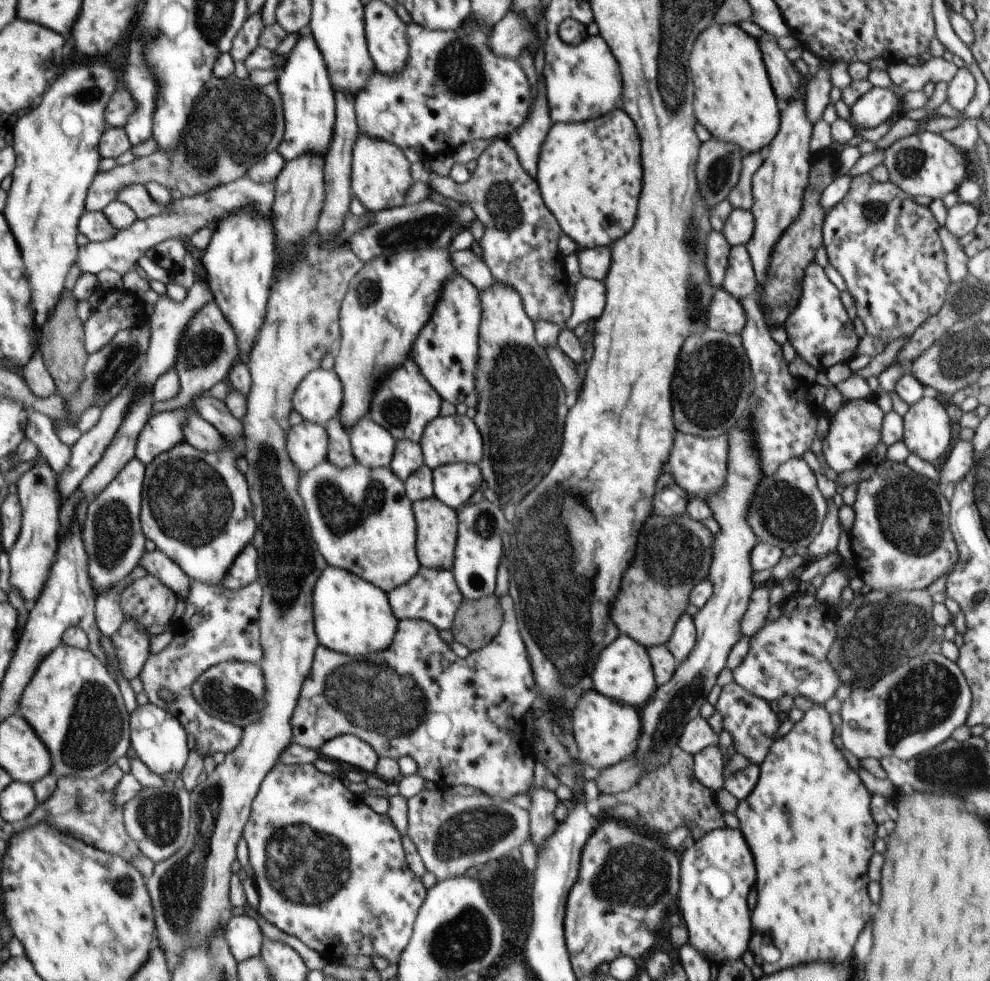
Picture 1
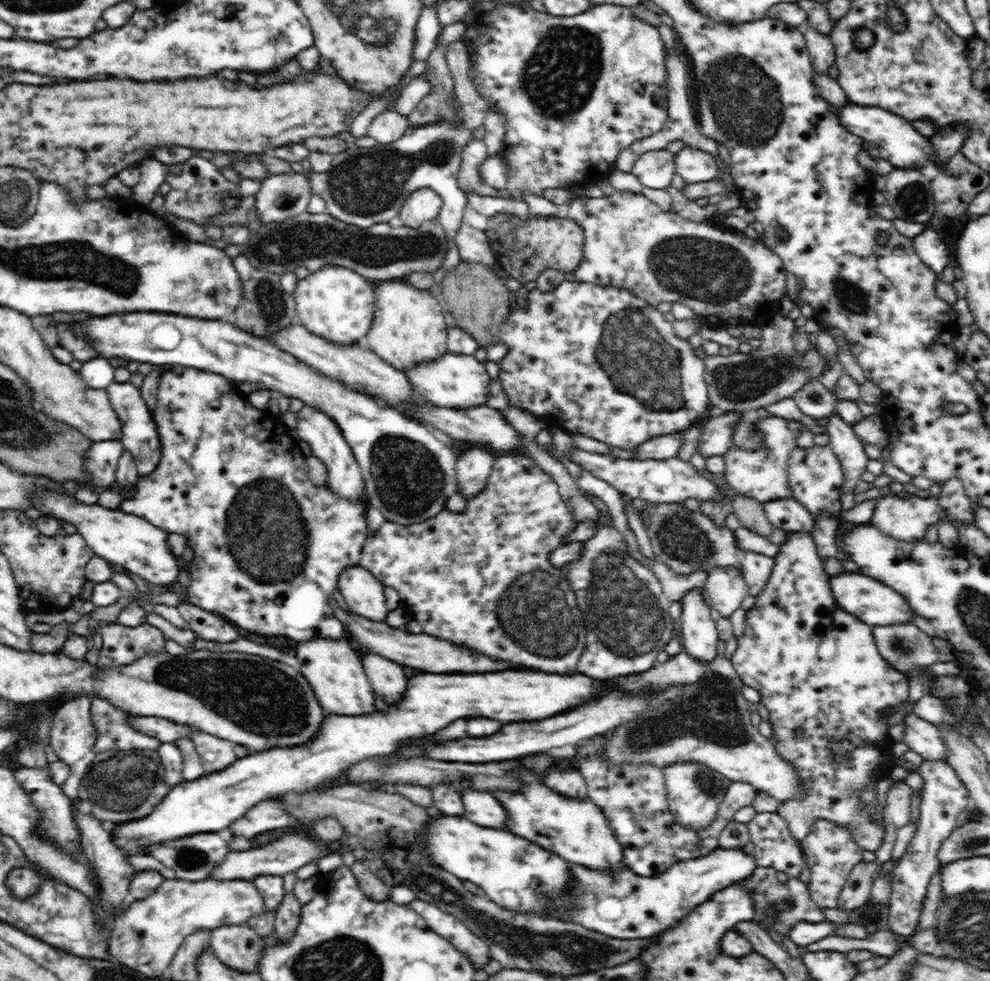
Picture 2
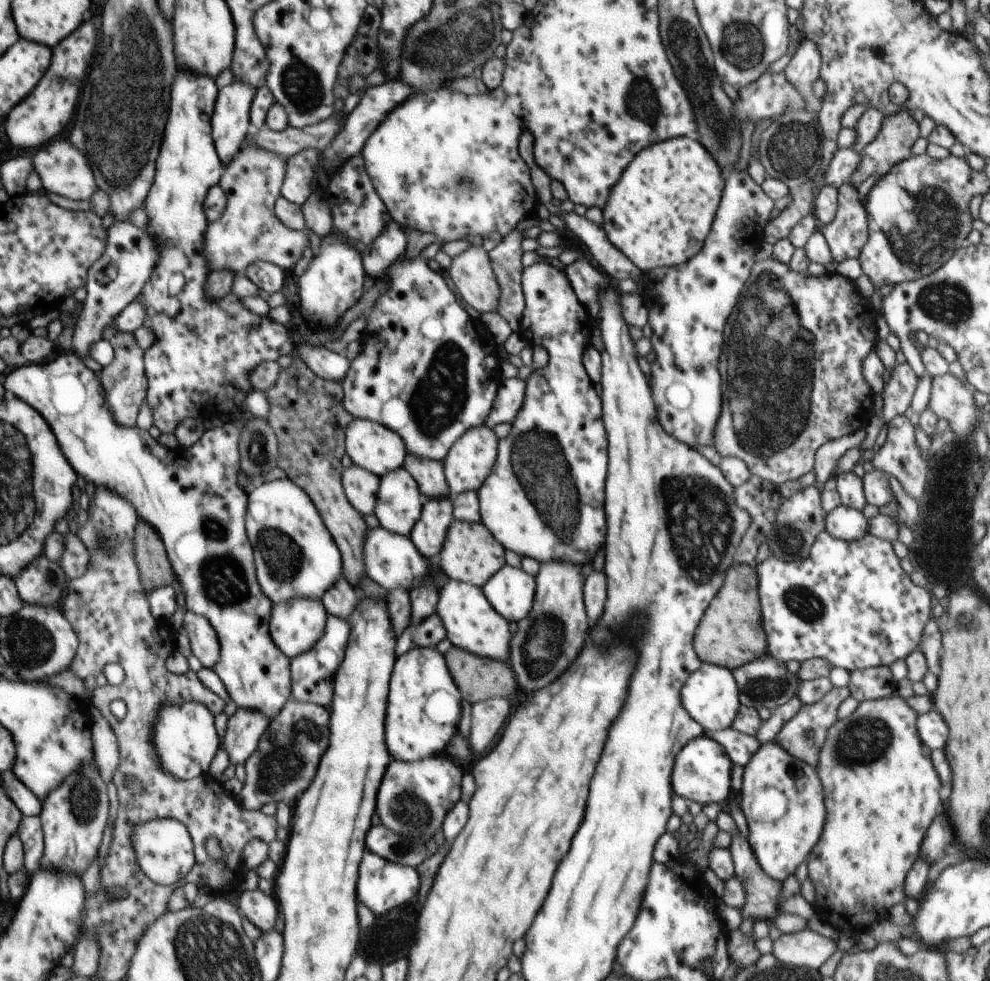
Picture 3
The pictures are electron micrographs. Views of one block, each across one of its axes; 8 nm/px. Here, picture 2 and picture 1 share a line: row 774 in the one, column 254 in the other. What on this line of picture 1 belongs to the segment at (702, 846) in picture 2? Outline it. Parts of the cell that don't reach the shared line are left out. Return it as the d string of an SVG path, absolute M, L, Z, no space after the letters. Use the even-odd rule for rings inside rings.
M192 581L192 591L185 600L176 642L156 654L150 653L139 675L149 702L169 710L181 721L185 731L196 739L195 748L202 756L210 756L214 752L231 753L241 741L243 728L208 714L193 695L192 685L210 667L226 661L262 662L259 632L262 595L263 588L258 582L239 589L227 589L222 585ZM160 690L170 690L174 699L162 699Z

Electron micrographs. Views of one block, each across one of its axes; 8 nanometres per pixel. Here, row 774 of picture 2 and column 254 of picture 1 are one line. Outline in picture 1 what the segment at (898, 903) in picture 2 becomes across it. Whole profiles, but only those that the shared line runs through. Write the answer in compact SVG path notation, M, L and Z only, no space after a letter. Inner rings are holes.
M248 915L233 916L225 930L225 938L236 961L242 962L250 957L258 957L264 947L265 937L256 920Z

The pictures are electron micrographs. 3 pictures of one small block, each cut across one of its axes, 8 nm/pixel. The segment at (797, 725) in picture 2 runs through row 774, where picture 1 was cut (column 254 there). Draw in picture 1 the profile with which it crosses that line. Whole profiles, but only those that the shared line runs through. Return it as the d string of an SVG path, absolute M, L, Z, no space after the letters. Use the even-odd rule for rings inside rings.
M276 763L270 769L252 806L248 826L245 828L245 840L249 850L249 862L254 870L253 880L259 896L258 910L270 924L276 925L282 932L296 936L312 950L319 952L328 962L340 962L343 958L353 955L366 955L367 957L382 956L388 962L397 964L402 951L408 946L413 933L414 923L427 895L421 879L416 877L407 867L406 855L401 841L401 834L386 814L374 812L361 795L350 792L346 781L334 778L328 773L316 769L314 764L285 765Z

